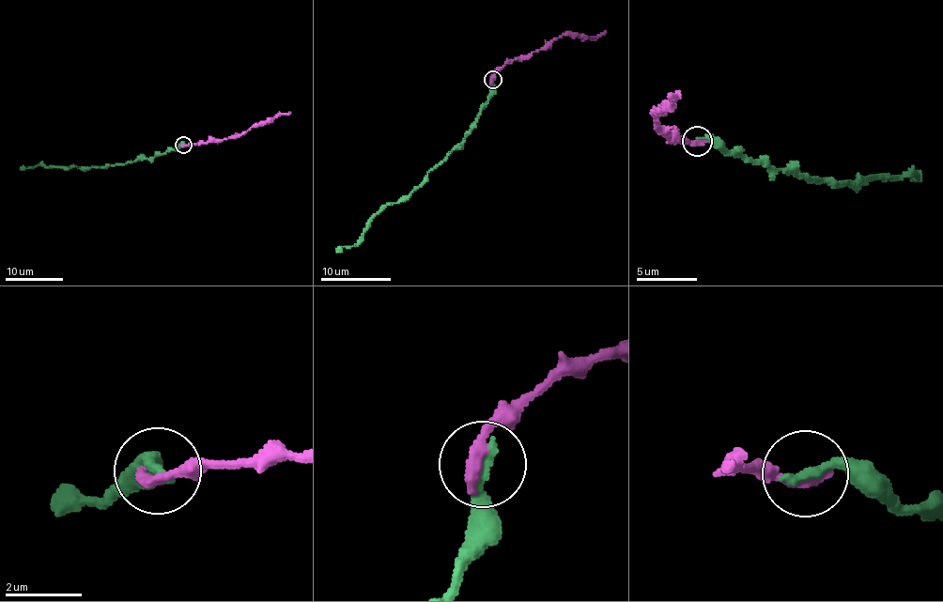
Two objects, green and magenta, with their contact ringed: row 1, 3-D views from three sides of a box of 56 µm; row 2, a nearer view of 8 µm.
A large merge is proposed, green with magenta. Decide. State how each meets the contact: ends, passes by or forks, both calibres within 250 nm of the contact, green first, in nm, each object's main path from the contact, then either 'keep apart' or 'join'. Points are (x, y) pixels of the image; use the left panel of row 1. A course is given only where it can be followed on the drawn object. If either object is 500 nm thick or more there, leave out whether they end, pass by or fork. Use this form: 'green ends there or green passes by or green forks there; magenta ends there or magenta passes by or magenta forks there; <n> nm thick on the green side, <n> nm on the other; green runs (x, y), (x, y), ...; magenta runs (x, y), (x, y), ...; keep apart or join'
green ends there; magenta ends there; 300 nm thick on the green side, 360 nm on the other; green runs (184, 145), (151, 158), (138, 158), (124, 163), (88, 167), (38, 165), (20, 169); magenta runs (184, 146), (234, 138), (252, 127), (263, 125), (290, 112); join

